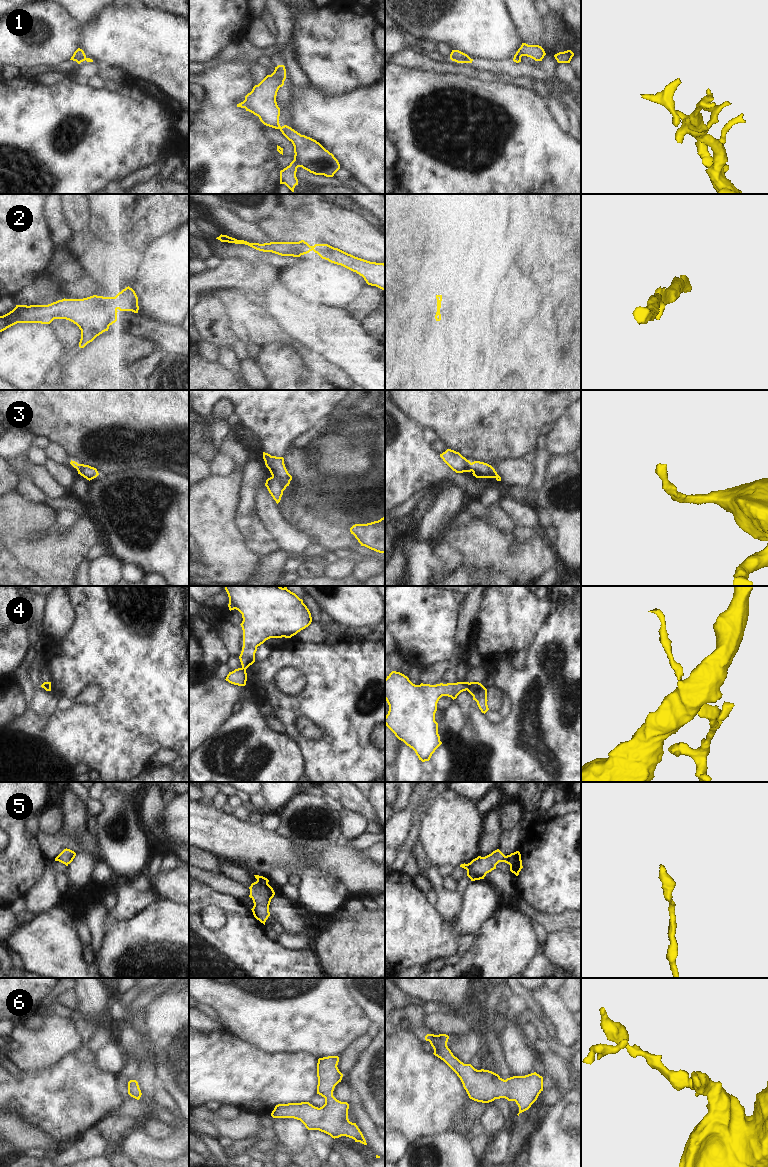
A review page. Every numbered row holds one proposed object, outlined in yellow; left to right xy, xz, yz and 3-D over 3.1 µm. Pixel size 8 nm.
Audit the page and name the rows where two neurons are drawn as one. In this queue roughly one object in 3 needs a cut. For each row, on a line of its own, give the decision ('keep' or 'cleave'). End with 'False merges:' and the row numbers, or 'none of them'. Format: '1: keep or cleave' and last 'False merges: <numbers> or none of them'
1: cleave
2: keep
3: keep
4: cleave
5: keep
6: keep
False merges: 1, 4

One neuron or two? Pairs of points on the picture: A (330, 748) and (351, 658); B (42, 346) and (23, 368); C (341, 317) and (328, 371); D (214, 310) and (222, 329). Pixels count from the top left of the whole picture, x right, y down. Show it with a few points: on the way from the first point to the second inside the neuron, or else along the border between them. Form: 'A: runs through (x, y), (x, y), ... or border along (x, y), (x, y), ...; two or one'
A: runs through (347, 726), (348, 692), (351, 688), (351, 680); one
B: runs through (37, 351), (25, 363); one
C: border along (309, 350), (314, 353), (322, 353), (349, 374); two
D: runs through (214, 315), (219, 320), (219, 324); one

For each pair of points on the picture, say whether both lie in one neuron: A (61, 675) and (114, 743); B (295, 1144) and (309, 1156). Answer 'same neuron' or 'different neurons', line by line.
A: same neuron
B: different neurons

